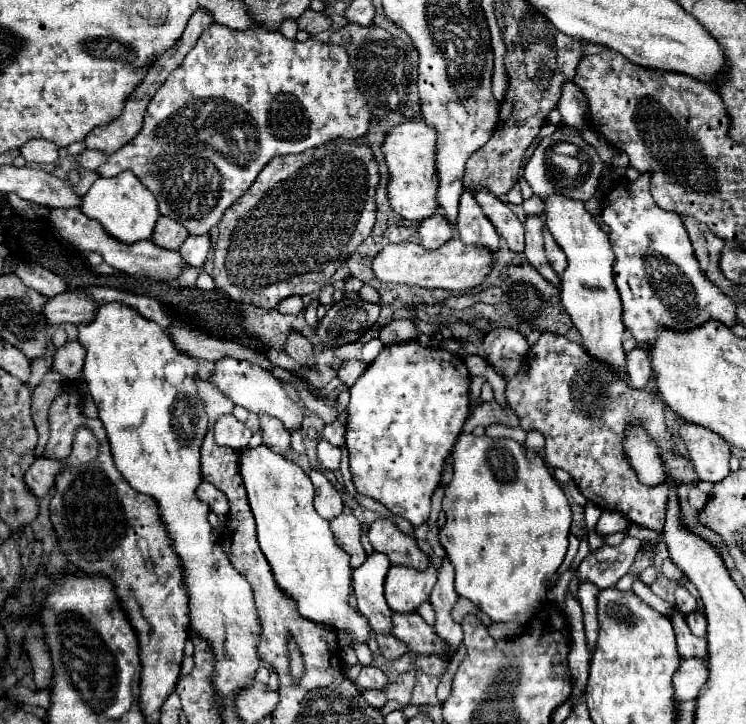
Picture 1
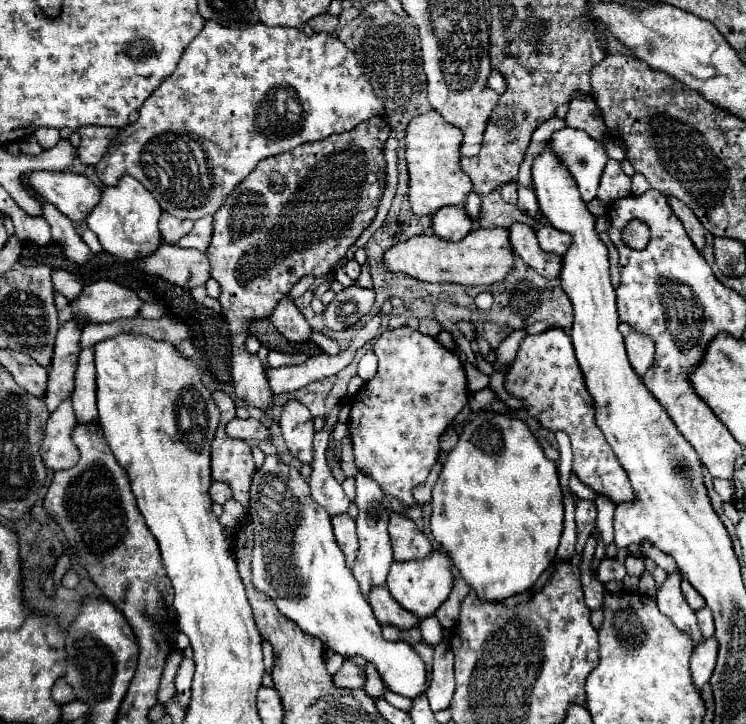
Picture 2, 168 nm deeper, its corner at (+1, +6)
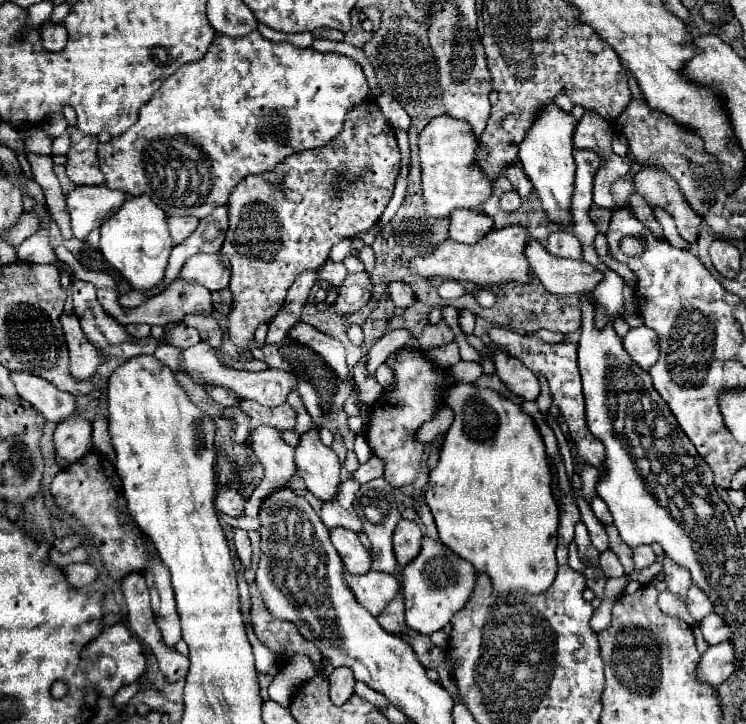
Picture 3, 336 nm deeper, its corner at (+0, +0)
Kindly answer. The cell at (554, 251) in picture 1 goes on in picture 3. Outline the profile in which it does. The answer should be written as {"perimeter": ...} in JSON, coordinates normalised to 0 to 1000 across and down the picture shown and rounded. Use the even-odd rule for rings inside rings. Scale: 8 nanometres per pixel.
{"perimeter":[[[747,318],[736,326],[733,331],[733,348],[749,356],[765,356],[765,359],[782,359],[782,345],[779,345],[779,334],[773,331],[771,323],[757,320],[757,318]]]}

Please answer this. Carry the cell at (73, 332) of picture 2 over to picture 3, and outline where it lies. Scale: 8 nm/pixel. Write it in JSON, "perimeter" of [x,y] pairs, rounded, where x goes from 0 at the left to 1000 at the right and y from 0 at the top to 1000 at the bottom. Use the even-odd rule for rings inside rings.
{"perimeter":[[[98,428],[84,431],[82,448],[84,448],[84,456],[87,456],[92,489],[95,489],[95,517],[98,517],[98,522],[103,522],[103,525],[119,522],[122,517],[127,517],[133,503],[141,500],[141,494],[117,470],[114,459],[109,456],[106,436]]]}

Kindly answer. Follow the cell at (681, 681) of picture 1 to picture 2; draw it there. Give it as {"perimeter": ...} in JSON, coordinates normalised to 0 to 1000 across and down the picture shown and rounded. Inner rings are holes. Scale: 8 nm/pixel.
{"perimeter":[[[954,881],[938,887],[930,895],[925,909],[925,928],[928,928],[928,942],[933,950],[941,950],[952,939],[957,917],[960,917],[960,903],[962,903],[962,895]]]}

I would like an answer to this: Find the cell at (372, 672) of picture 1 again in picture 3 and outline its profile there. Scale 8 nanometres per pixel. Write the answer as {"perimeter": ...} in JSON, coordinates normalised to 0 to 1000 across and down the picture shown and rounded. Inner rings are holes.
{"perimeter":[[[449,923],[444,928],[441,959],[452,975],[457,975],[460,970],[465,970],[473,961],[473,948],[476,948],[476,936],[468,923]]]}

